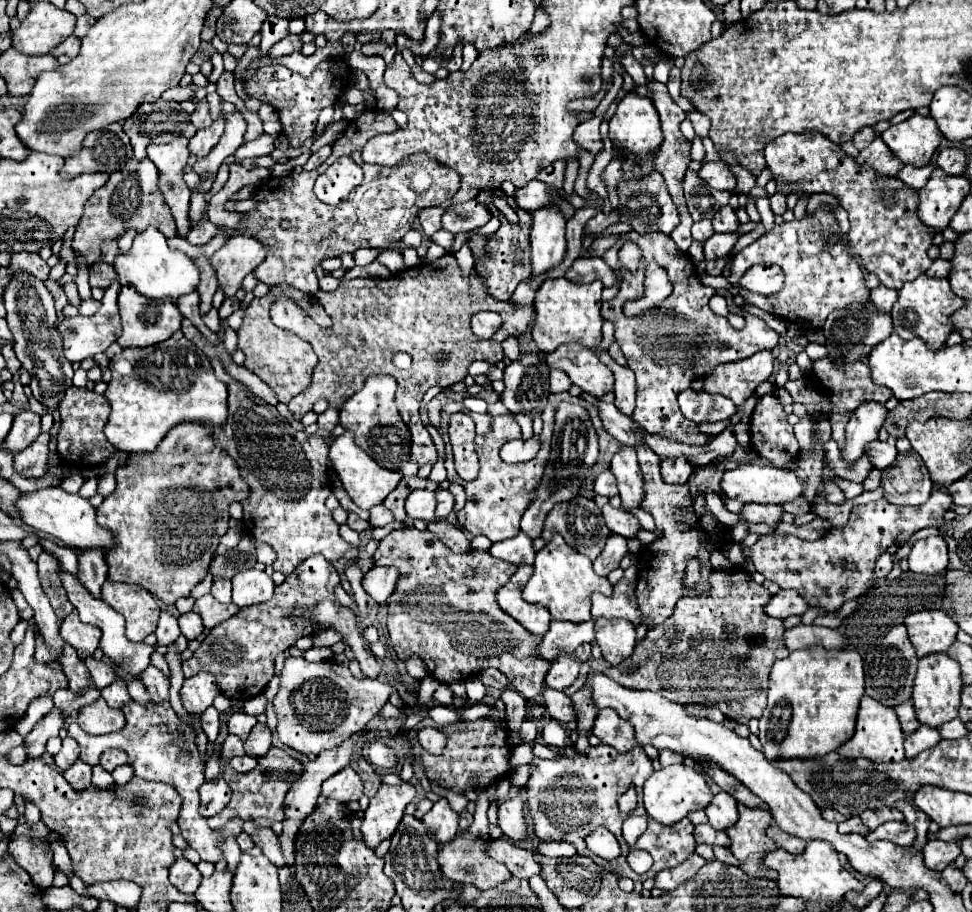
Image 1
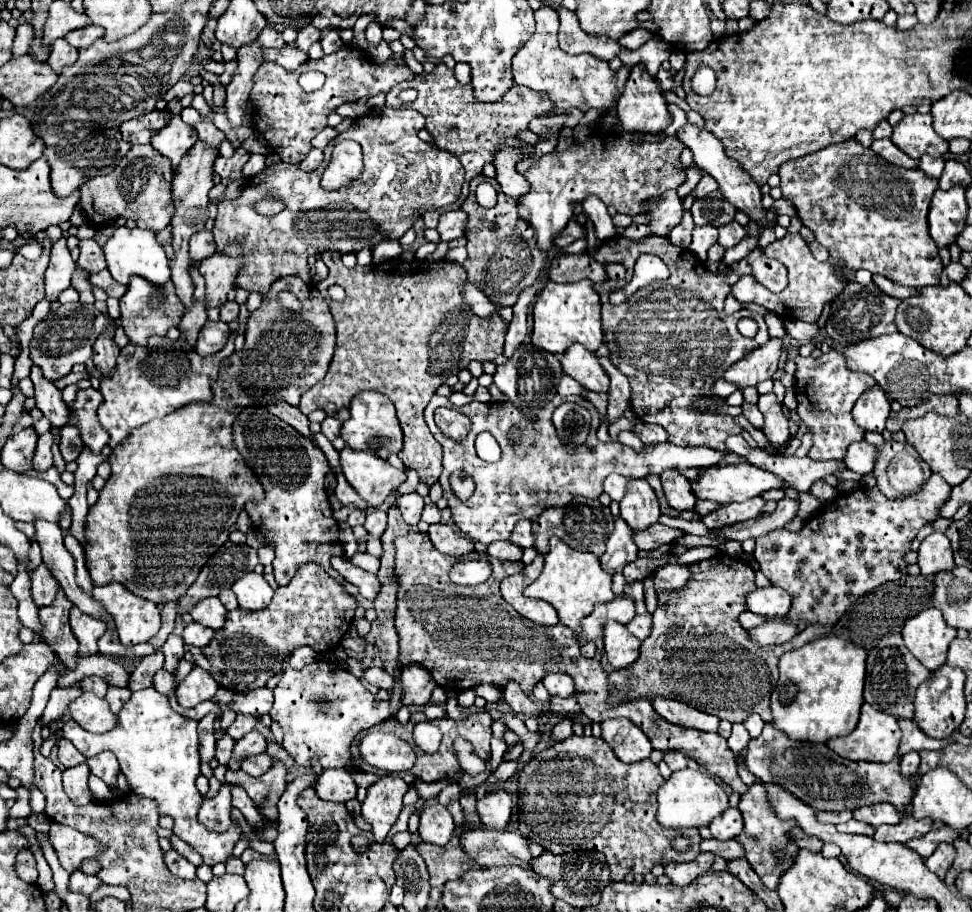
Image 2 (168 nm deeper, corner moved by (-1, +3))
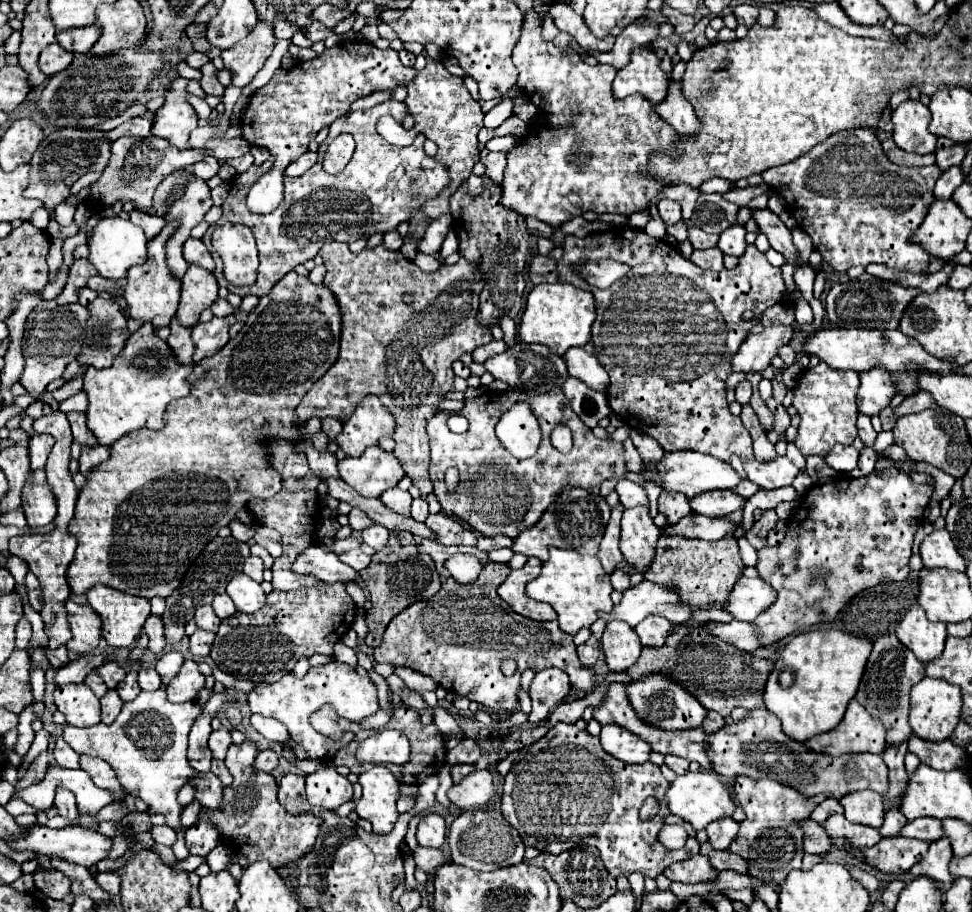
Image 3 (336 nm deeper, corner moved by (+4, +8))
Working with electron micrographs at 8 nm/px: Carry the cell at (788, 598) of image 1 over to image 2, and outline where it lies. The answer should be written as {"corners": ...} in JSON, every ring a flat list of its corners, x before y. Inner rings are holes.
{"corners":[[775,586,755,588,747,594,747,610,765,618,787,616,787,612,791,610,791,596]]}

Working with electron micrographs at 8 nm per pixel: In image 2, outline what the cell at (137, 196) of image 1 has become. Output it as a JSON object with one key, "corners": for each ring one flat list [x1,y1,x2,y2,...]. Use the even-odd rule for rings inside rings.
{"corners":[[131,146,121,164,107,176,97,176,81,188,81,208,93,224,113,218,131,218,141,230,163,230,171,220,171,162,151,146]]}

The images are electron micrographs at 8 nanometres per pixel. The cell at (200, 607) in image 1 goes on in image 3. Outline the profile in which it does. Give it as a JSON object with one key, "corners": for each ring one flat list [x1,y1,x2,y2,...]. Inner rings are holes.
{"corners":[[202,605,196,609,196,617,194,617,196,625,200,629,206,629,206,631,218,631,218,625,220,625,220,619,218,615,214,615,214,609,212,605]]}

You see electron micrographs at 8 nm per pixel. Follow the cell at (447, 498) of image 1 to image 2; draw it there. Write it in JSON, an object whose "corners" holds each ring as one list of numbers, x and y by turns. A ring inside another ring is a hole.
{"corners":[[427,504,427,506,423,508,421,520,425,520,427,524,437,524,437,522,441,520,441,510,439,510,435,504]]}

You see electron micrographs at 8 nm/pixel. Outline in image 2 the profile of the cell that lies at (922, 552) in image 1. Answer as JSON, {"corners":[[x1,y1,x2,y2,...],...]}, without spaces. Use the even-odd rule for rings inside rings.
{"corners":[[933,532,921,542,919,548,919,568,923,576,937,574,941,570,953,570,953,550,949,538,943,532]]}

